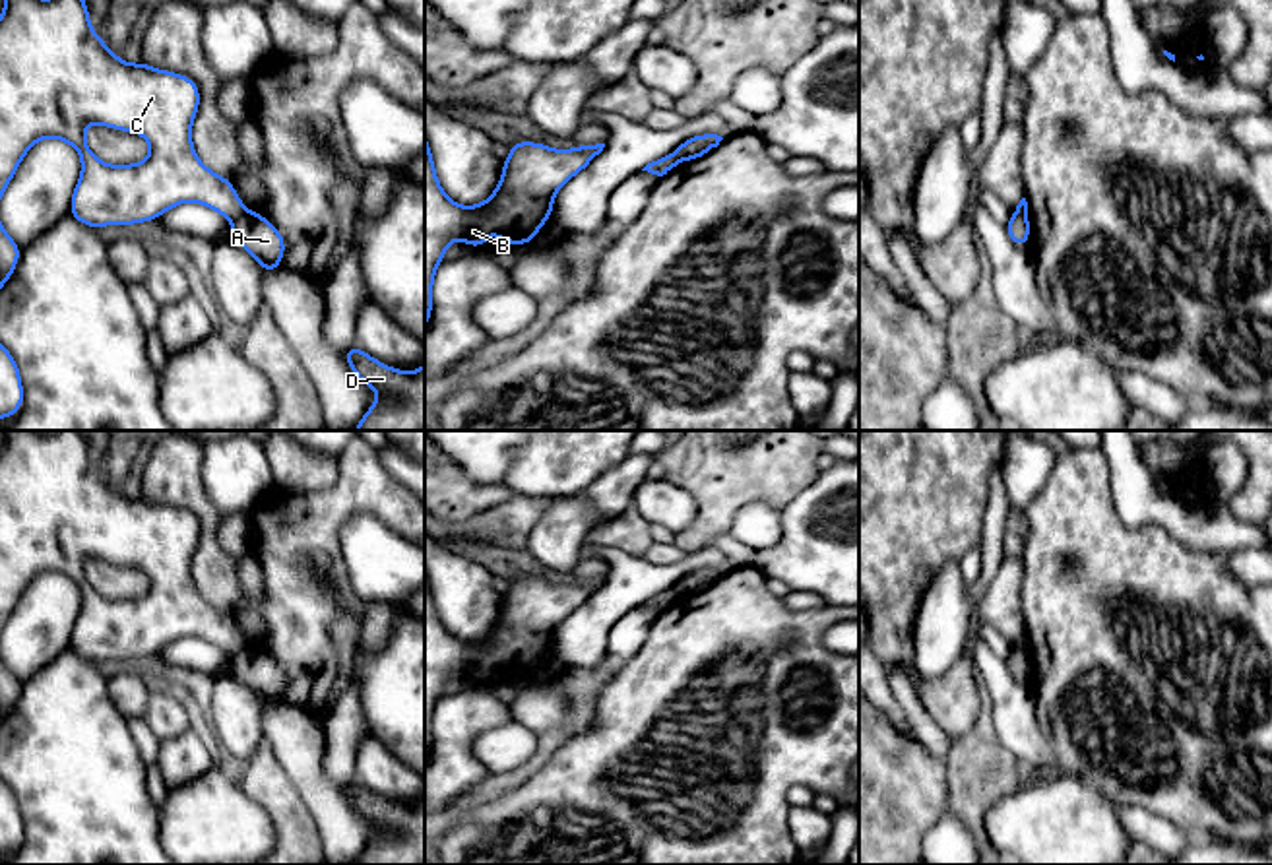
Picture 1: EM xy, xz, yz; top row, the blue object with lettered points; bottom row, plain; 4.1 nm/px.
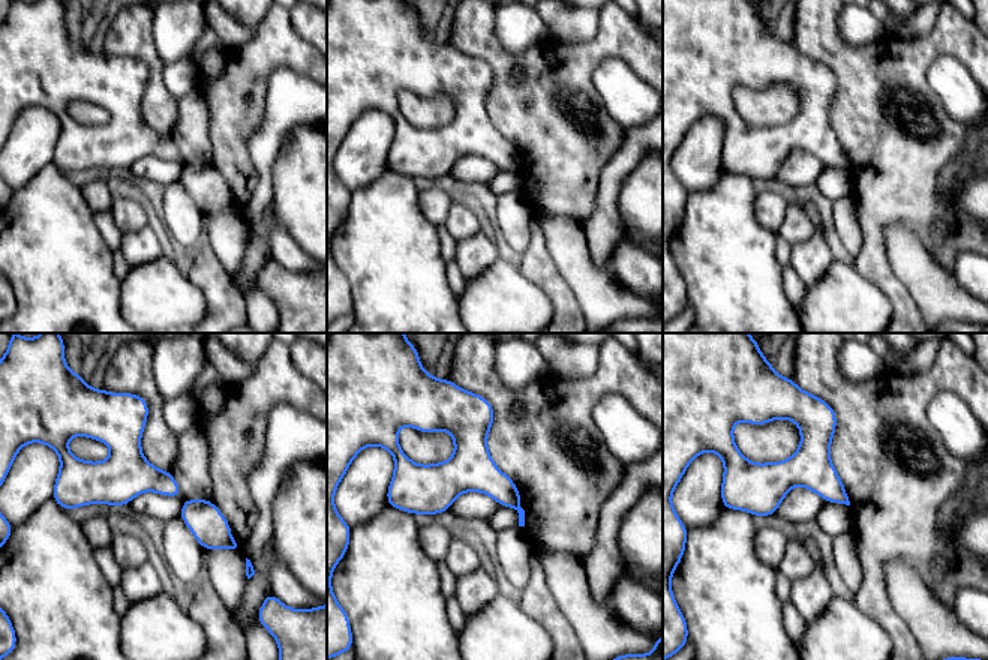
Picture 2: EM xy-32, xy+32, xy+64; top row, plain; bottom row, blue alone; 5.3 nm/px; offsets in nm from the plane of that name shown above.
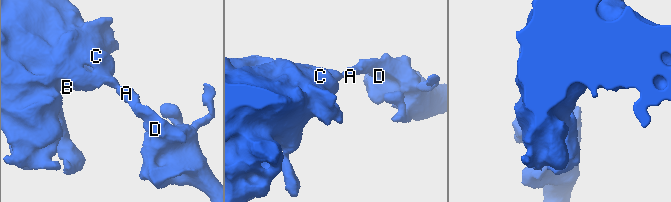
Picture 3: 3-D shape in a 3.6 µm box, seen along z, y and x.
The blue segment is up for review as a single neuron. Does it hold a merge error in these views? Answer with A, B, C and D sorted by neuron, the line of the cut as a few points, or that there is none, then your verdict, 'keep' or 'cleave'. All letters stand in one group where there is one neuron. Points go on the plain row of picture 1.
A D / B C; cut in xy along (245, 646), (233, 656); cleave

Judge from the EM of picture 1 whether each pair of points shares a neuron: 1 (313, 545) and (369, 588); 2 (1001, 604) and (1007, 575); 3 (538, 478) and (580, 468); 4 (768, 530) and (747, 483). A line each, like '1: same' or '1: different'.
1: different
2: same
3: same
4: different

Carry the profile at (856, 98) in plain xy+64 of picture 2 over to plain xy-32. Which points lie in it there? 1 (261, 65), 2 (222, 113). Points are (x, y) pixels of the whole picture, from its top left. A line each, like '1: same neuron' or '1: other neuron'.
1: same neuron
2: same neuron

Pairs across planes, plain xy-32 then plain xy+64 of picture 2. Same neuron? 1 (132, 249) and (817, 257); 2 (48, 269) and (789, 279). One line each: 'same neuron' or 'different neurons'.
1: same neuron
2: different neurons

